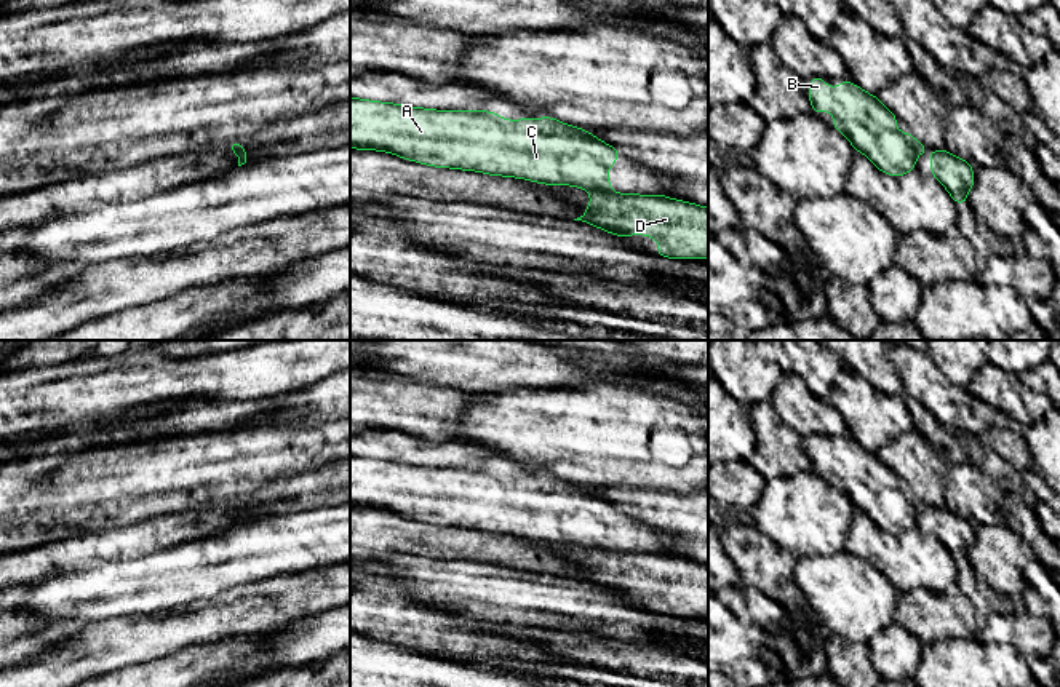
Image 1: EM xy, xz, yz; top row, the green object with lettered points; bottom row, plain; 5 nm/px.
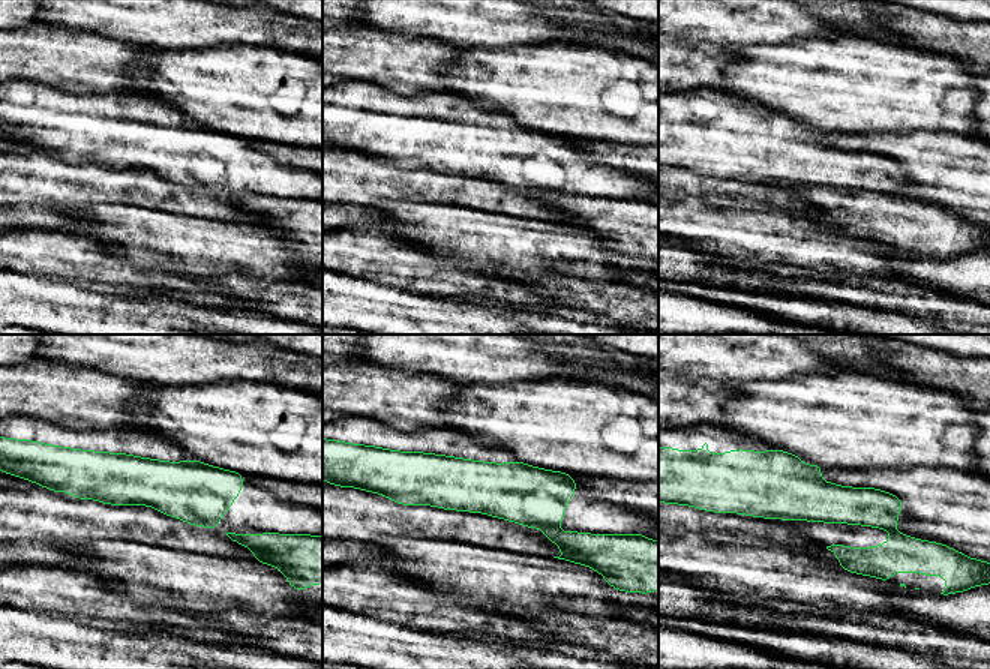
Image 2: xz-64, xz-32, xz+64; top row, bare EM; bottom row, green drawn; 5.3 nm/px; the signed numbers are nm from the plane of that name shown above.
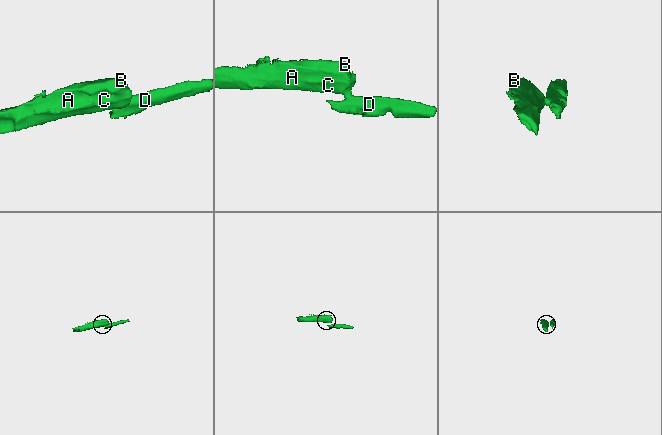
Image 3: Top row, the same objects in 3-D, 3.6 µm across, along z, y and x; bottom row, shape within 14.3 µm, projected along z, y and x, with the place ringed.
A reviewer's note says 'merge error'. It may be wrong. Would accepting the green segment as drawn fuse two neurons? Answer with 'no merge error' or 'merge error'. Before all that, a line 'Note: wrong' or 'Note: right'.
Note: right
merge error

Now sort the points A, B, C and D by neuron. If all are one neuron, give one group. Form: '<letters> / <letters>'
A B C / D

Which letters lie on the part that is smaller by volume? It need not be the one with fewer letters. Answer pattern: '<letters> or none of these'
D

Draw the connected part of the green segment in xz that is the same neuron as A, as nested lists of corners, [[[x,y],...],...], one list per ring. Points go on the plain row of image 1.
[[[350,455],[350,506],[379,508],[436,526],[478,529],[531,540],[609,550],[606,529],[620,514],[588,487],[553,475],[504,478],[486,468],[433,468]]]

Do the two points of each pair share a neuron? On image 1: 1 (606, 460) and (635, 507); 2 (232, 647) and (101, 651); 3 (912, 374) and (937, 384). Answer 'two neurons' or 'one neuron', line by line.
1: two neurons
2: two neurons
3: one neuron

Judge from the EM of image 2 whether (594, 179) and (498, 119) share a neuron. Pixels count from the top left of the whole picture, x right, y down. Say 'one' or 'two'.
one

